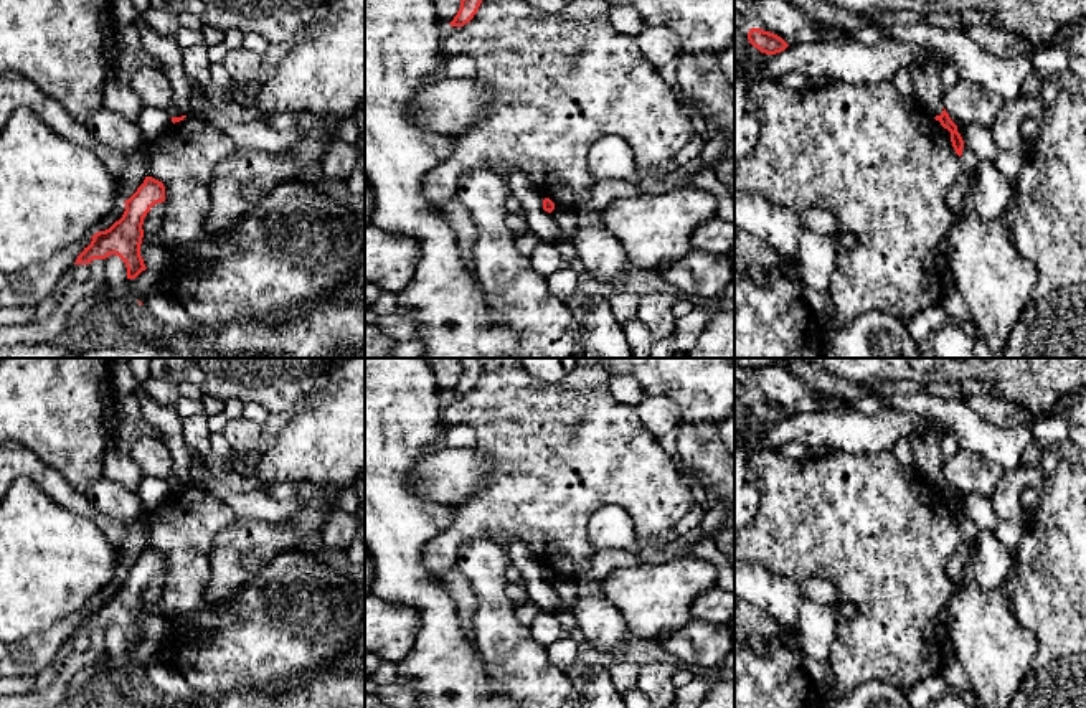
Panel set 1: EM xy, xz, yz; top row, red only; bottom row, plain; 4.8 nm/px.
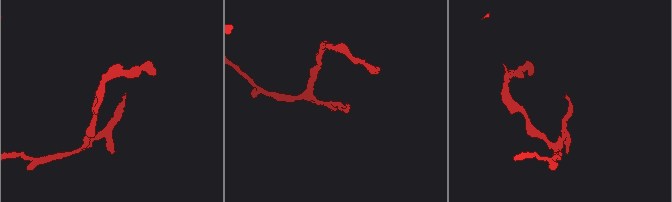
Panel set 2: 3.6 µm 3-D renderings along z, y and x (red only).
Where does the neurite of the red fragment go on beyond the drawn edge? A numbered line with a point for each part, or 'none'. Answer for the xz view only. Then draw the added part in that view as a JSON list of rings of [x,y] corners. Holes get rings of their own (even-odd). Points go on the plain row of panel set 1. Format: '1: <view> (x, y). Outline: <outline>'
none

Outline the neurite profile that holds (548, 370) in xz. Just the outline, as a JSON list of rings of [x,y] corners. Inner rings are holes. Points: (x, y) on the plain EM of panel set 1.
[[[518,358],[522,366],[543,383],[561,381],[576,365],[576,358]]]

